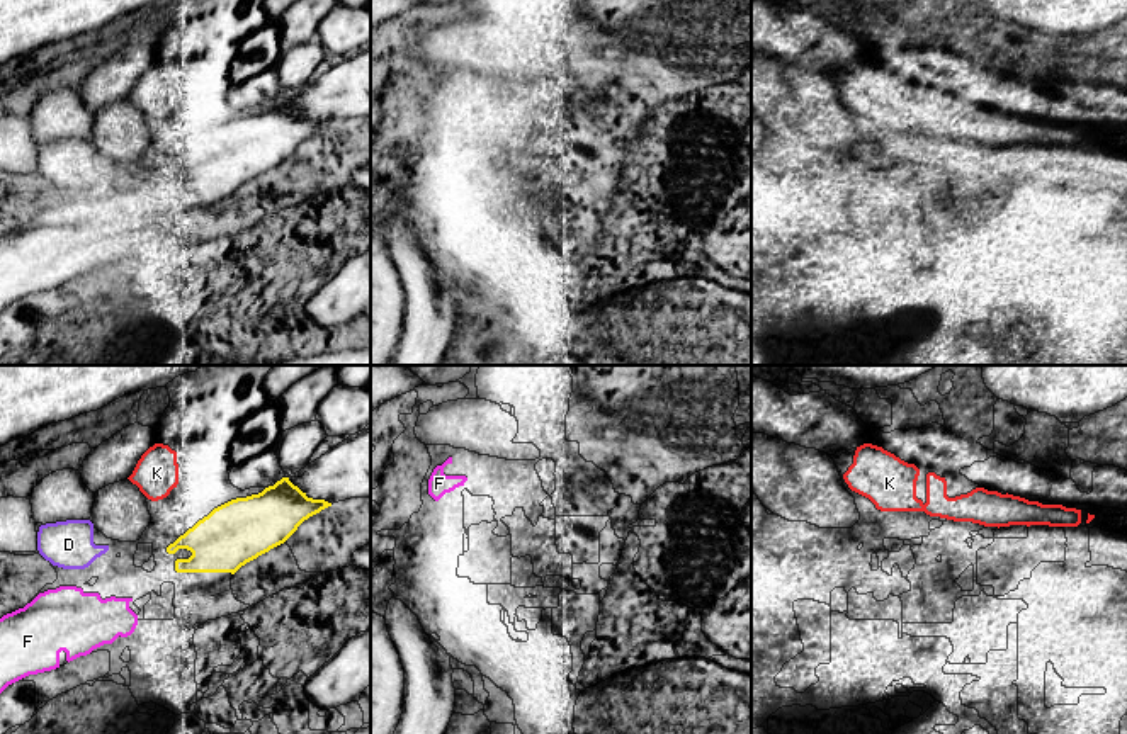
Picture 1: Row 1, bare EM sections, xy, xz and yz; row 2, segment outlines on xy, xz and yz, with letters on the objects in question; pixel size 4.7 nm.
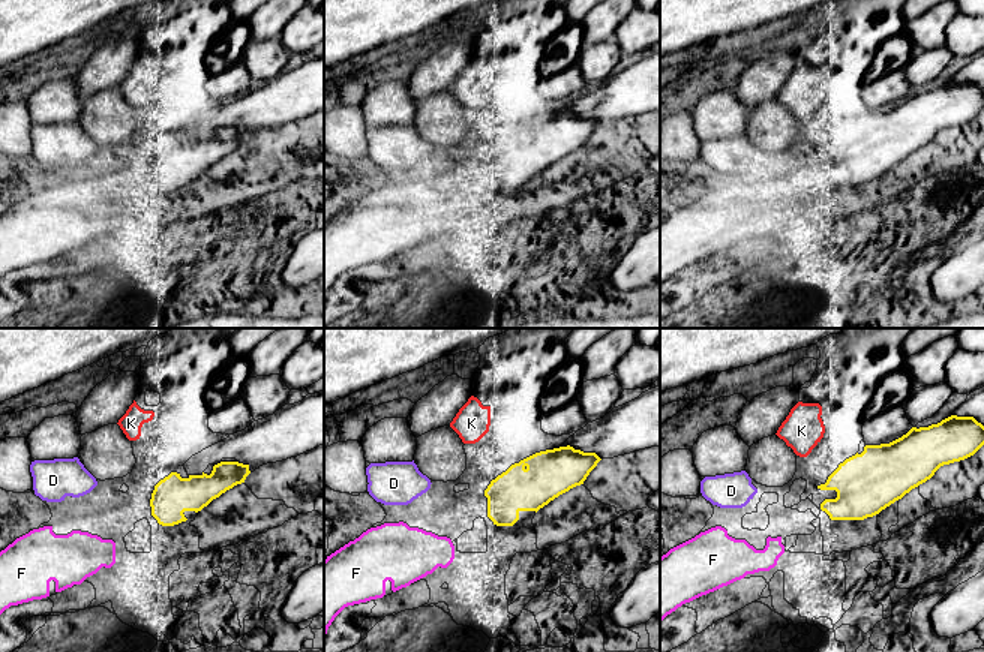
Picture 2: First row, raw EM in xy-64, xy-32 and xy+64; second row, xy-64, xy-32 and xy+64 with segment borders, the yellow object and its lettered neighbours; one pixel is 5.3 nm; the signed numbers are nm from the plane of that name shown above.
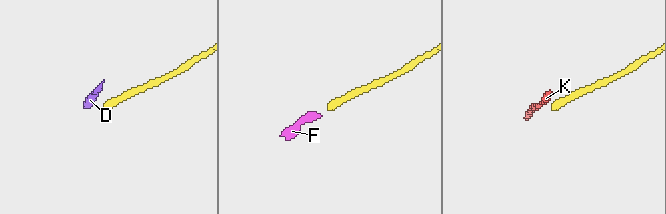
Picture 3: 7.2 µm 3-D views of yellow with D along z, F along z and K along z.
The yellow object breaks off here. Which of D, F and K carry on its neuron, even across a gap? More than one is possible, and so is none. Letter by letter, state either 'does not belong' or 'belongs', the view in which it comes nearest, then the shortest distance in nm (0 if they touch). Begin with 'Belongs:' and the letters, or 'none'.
Belongs: F
D: does not belong; view xy; gap 280 nm
F: belongs; view xy; gap 240 nm
K: does not belong; view xy; gap 190 nm

